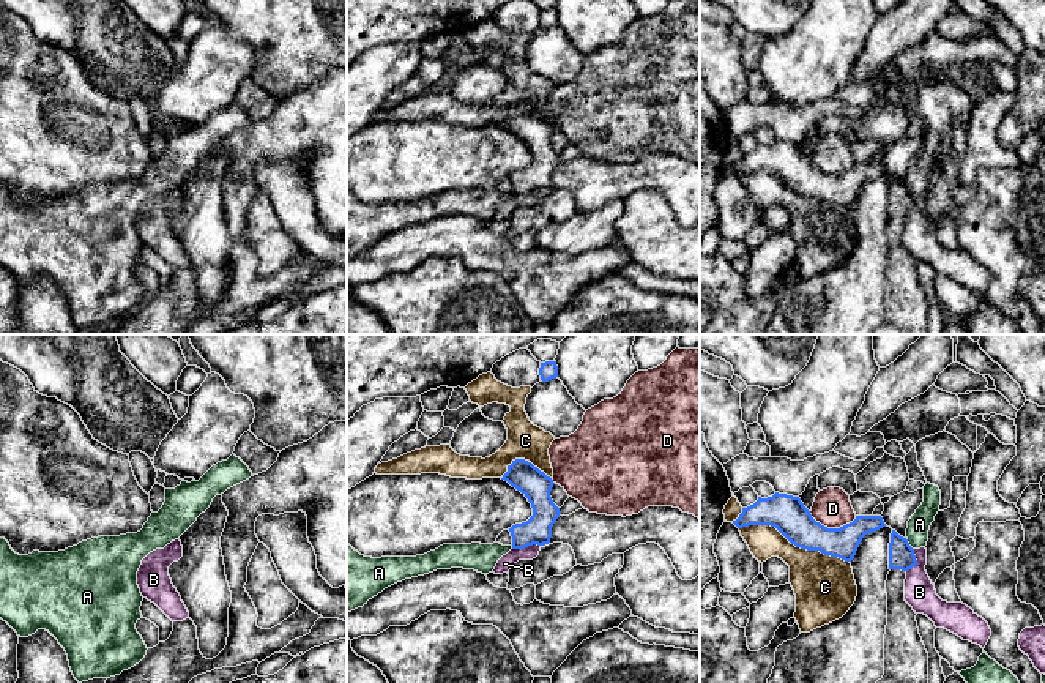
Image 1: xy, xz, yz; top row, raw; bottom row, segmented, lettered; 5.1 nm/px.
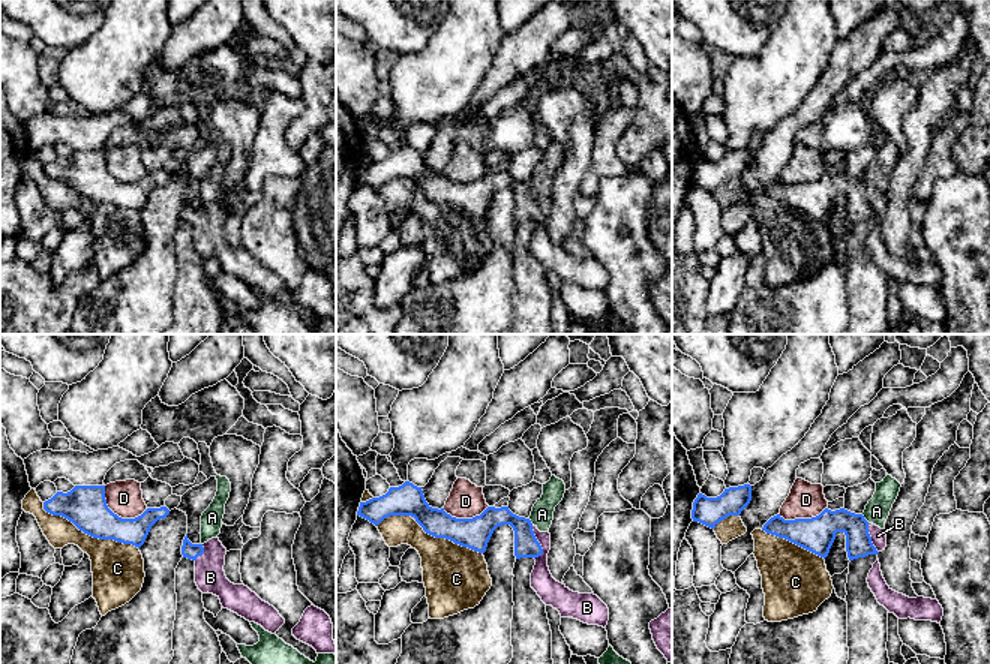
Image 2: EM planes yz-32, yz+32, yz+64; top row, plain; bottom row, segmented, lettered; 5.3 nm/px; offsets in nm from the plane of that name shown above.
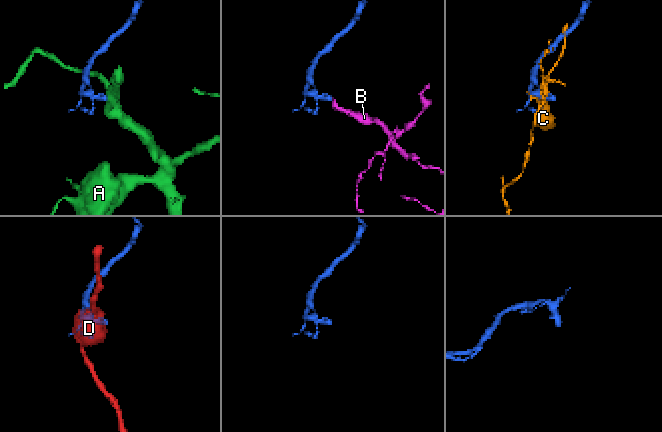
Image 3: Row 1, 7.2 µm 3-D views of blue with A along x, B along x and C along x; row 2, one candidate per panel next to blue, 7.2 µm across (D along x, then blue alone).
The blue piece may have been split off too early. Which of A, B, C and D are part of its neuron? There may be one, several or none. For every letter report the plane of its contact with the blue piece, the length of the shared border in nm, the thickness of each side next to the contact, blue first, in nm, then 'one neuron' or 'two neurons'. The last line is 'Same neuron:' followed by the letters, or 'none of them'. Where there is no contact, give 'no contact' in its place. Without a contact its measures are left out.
A: meets blue in yz; contact 70 nm long; 130 nm thick on the blue side, 110 nm on the other; two neurons
B: meets blue in xz; contact 150 nm long; 140 nm thick on the blue side, 80 nm on the other; one neuron
C: meets blue in yz; contact 600 nm long; 190 nm thick on the blue side, 300 nm on the other; two neurons
D: meets blue in yz; contact 260 nm long; 190 nm thick on the blue side, 190 nm on the other; two neurons
Same neuron: B

